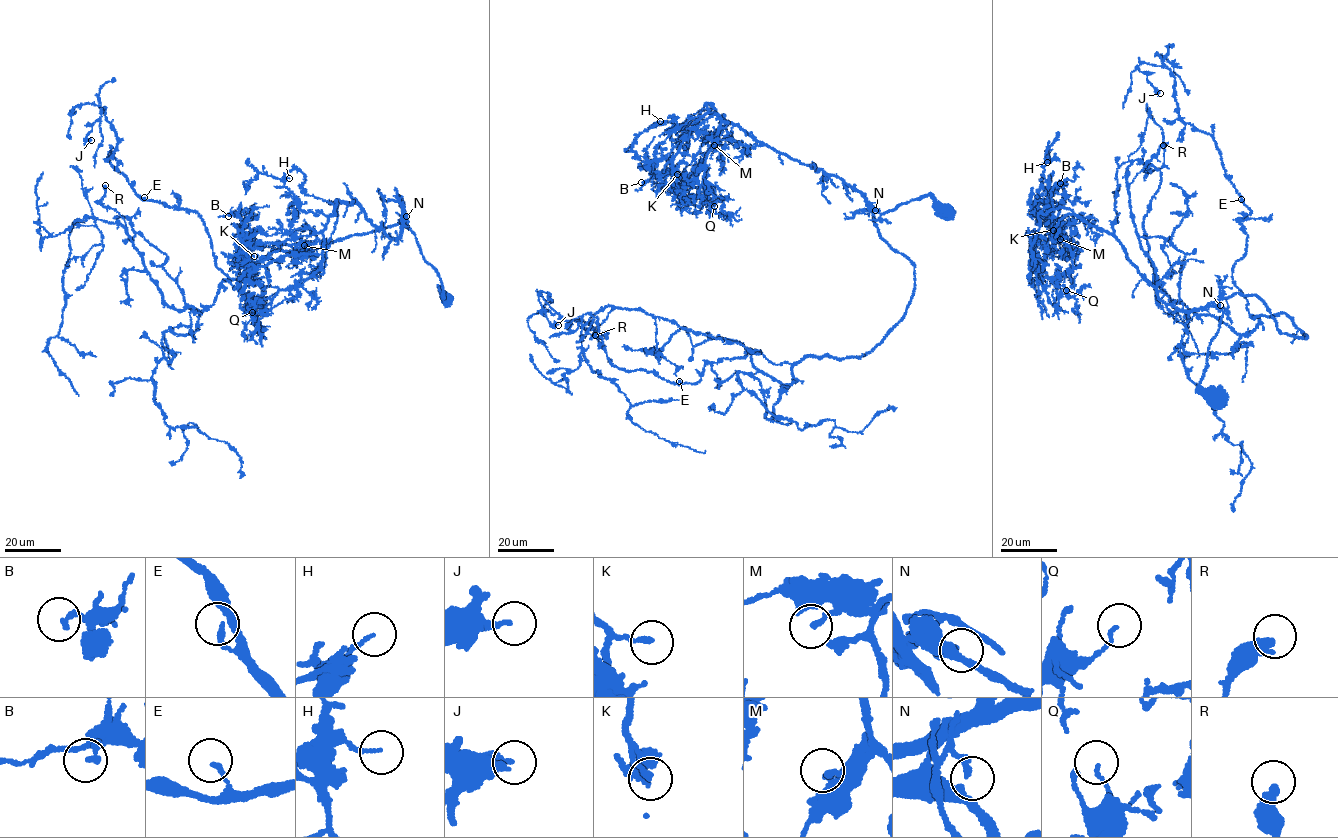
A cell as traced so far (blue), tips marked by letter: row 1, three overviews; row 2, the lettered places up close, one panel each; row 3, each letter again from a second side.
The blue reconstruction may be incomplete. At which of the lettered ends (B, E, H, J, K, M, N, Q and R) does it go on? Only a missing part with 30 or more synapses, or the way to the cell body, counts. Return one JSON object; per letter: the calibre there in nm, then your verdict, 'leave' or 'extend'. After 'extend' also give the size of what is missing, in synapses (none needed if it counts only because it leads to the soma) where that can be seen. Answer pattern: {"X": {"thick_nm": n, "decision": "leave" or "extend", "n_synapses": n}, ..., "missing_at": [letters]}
{"B": {"thick_nm": 180, "decision": "leave"}, "E": {"thick_nm": 160, "decision": "extend", "n_synapses": 40}, "H": {"thick_nm": 110, "decision": "leave"}, "J": {"thick_nm": 200, "decision": "leave"}, "K": {"thick_nm": 170, "decision": "leave"}, "M": {"thick_nm": 160, "decision": "leave"}, "N": {"thick_nm": 200, "decision": "leave"}, "Q": {"thick_nm": 110, "decision": "leave"}, "R": {"thick_nm": 400, "decision": "leave"}, "missing_at": ["E"]}

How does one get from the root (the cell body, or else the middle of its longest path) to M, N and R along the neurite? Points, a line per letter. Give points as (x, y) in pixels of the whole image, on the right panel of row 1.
M: (1217, 400), (1200, 381), (1221, 309), (1168, 305), (1117, 239), (1074, 214), (1054, 228), (1052, 241), (1060, 239)
N: (1217, 400), (1201, 387), (1200, 381), (1208, 346), (1222, 314), (1216, 302), (1220, 305)
R: (1217, 400), (1217, 302), (1307, 336), (1162, 290), (1128, 191), (1163, 145)

